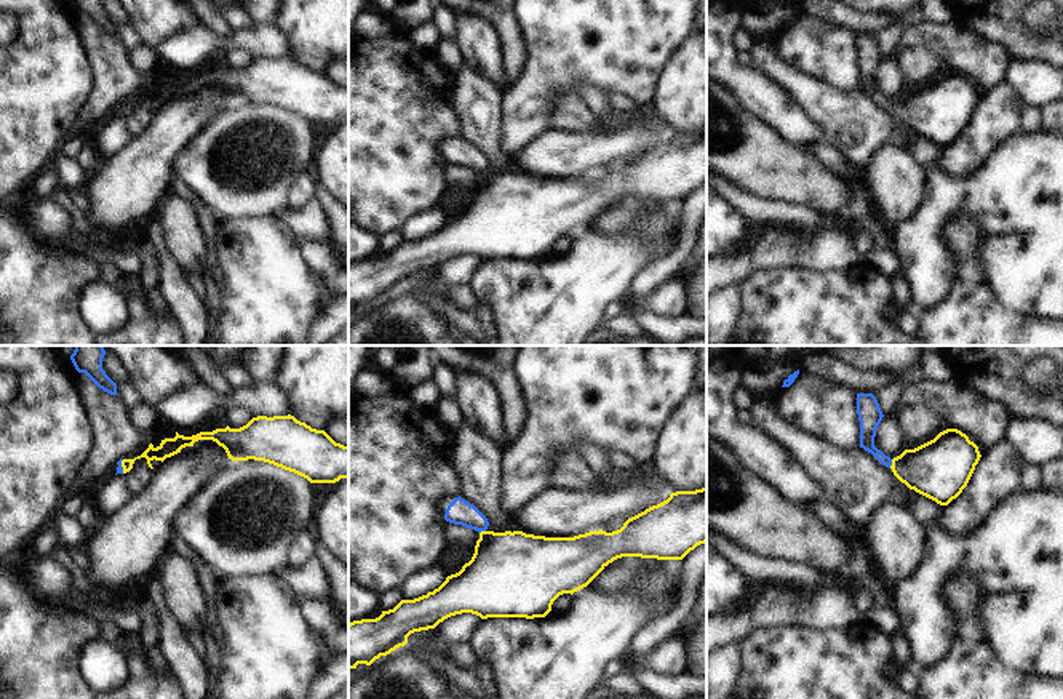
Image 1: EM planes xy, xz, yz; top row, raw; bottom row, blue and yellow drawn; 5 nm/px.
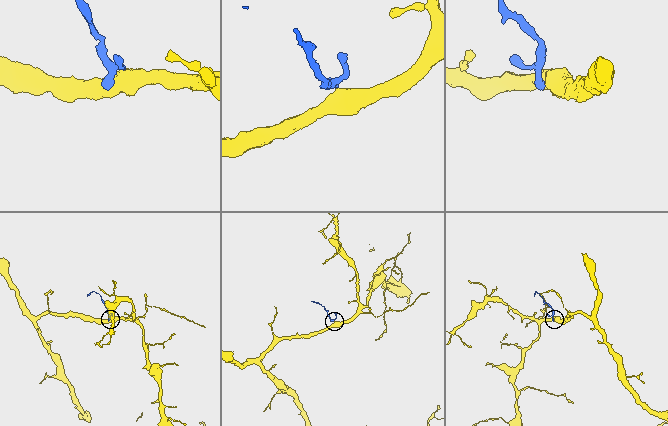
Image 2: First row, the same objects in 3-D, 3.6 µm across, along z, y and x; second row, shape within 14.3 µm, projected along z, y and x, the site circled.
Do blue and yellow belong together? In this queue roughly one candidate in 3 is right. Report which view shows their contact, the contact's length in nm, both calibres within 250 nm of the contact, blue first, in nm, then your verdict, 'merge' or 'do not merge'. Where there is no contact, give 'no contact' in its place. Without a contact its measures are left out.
yz | 40 nm | 110/300 nm | merge

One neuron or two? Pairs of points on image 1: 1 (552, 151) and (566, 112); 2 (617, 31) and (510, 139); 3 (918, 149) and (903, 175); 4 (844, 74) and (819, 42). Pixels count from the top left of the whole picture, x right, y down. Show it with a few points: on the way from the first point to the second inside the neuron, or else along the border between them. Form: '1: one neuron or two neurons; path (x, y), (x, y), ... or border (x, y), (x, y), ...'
1: two neurons; border (547, 128), (593, 131)
2: one neuron; path (587, 48), (525, 109)
3: two neurons; border (908, 152), (926, 170)
4: one neuron; path (840, 66), (824, 50)

